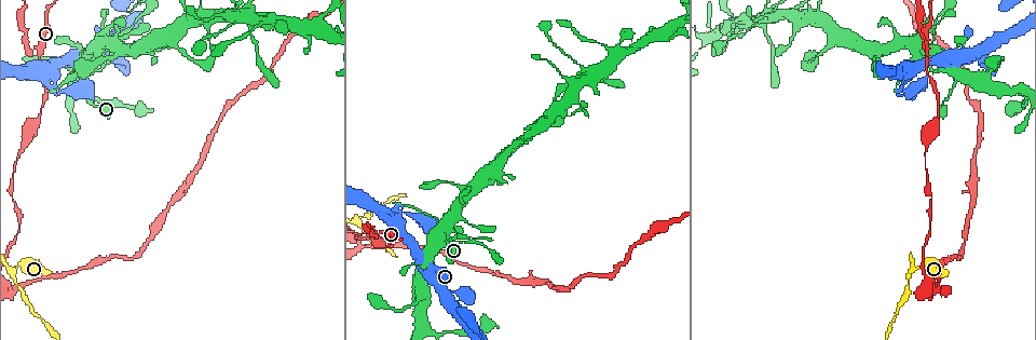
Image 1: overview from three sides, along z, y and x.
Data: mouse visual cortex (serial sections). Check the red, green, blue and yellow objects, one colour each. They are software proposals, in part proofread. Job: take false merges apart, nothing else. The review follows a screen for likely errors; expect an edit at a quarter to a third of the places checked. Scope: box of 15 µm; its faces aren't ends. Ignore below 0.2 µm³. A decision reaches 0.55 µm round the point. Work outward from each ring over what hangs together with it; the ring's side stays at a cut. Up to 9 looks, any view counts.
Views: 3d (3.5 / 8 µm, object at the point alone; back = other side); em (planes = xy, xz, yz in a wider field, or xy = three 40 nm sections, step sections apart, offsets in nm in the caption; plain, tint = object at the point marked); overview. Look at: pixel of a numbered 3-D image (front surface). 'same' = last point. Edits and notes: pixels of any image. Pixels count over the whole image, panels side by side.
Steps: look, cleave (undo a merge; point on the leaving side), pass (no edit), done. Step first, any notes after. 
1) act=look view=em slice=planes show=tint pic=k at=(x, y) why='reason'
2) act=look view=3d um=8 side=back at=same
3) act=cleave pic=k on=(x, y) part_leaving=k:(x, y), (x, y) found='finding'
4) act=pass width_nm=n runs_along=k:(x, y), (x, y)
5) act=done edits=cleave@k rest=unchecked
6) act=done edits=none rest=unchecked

act=look view=3d um=8 pic=1 at=(917, 266) why='sudden change in width'

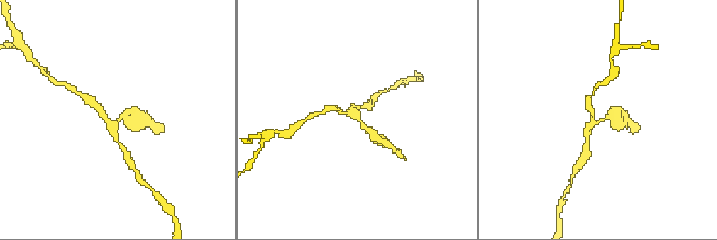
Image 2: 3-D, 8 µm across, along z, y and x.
act=look view=3d um=3.5 side=back pic=2 at=(601, 118)

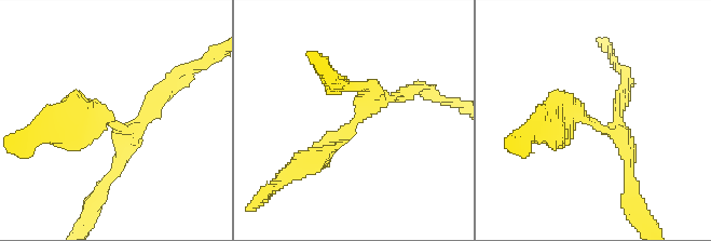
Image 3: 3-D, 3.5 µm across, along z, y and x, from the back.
act=look view=em slice=planes show=tint pic=3 at=(116, 121)

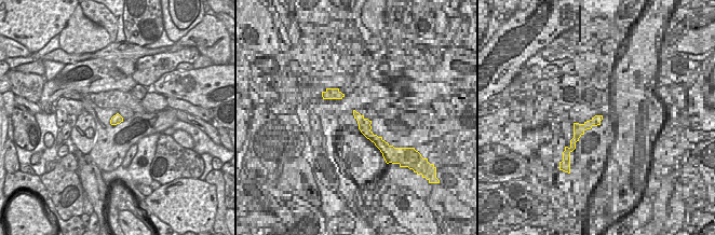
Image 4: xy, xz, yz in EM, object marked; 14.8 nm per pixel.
act=pass runs_along=3:(555, 117), (574, 107), (615, 130), (627, 170) found='all the same cell'

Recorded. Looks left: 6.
act=look view=3d um=3.5 pic=1 at=(373, 234) why='abrupt turn'

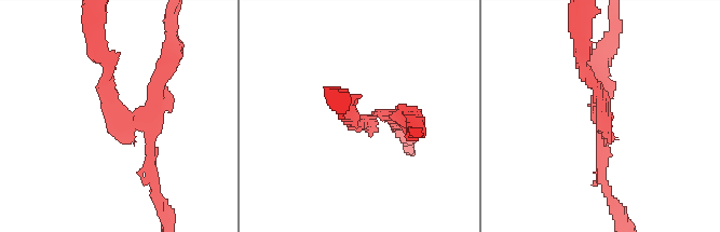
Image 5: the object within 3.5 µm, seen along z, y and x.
act=look view=em slice=xy step=3 show=tint pic=5 at=(362, 120) arm_widths_nm=150,200 why='now the EM'

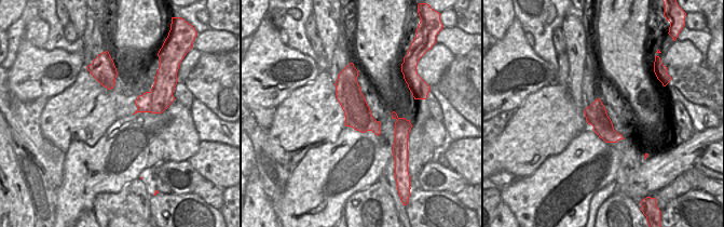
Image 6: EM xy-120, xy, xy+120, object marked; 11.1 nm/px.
act=cleave pic=5 on=(606, 127) width_nm=300 part_leaving=5:(143, 112), (126, 126), (112, 112), (96, 53) found='two cells meet here'

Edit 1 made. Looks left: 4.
act=look view=overview why='see it whole again'

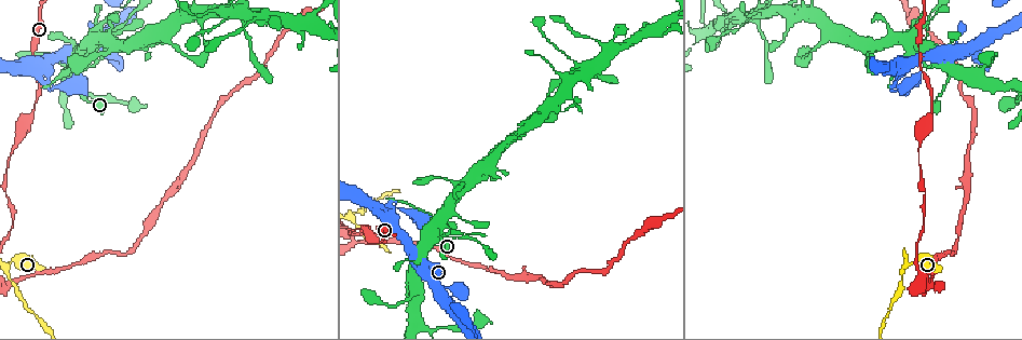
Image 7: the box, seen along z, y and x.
act=look view=3d um=3.5 pic=7 at=(813, 12) why='looks like a crossing'

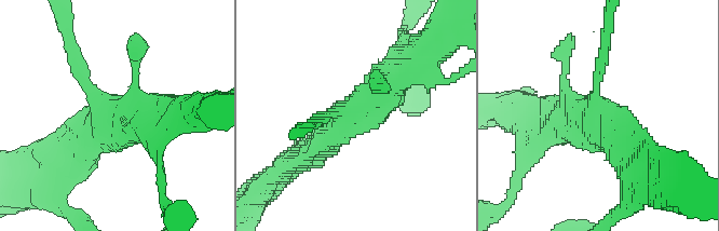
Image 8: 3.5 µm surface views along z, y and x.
act=look view=em slice=xy step=2 show=tint pic=8 at=(594, 126) arms=4 arm_widths_nm=150,200,400,500 why='now the EM'

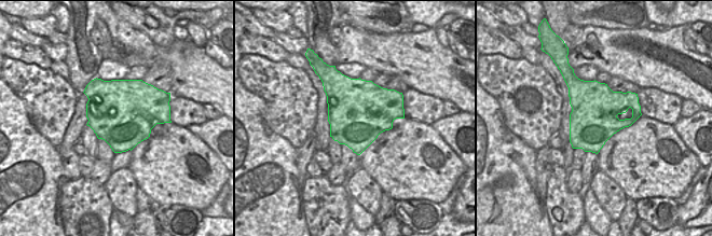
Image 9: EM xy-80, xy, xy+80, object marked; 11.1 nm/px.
act=pass runs_along=8:(310, 153), (409, 70) found='one cell here'

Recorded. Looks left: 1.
act=done edits=cleave@5 rest=unchecked

